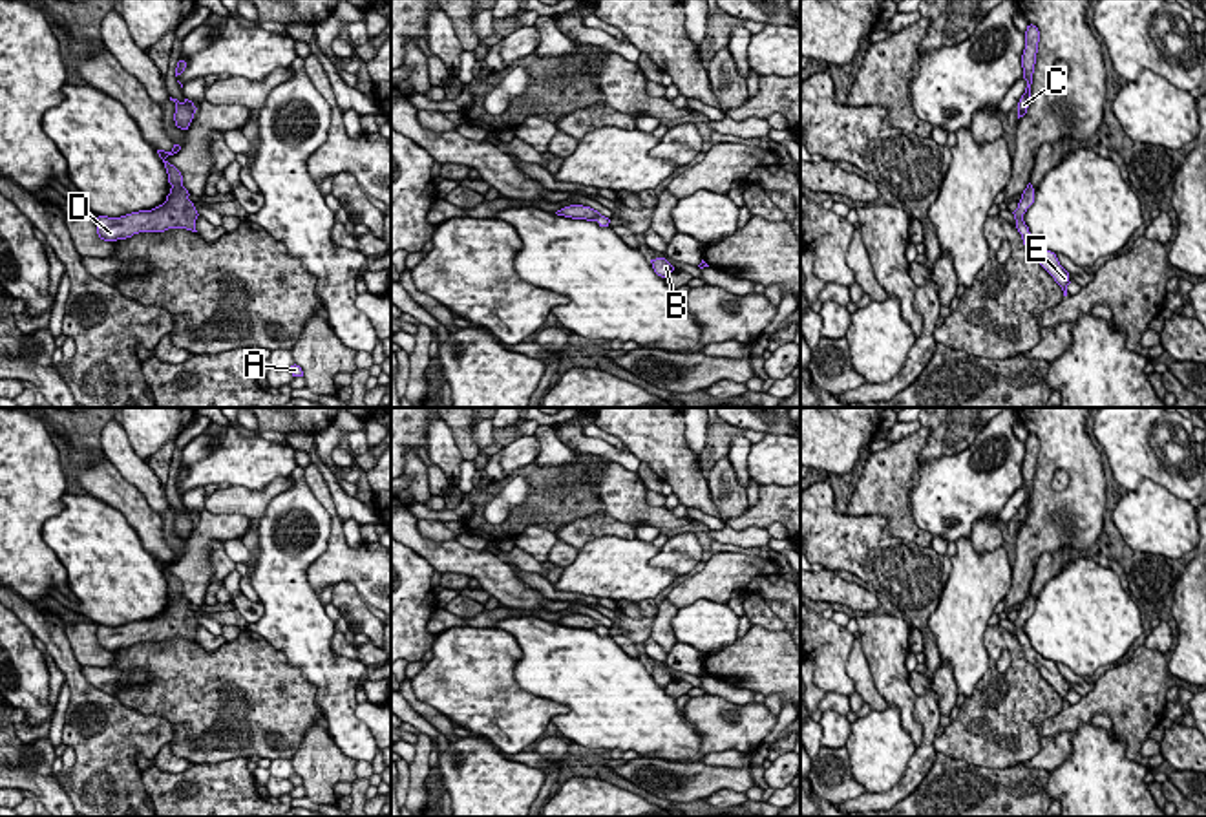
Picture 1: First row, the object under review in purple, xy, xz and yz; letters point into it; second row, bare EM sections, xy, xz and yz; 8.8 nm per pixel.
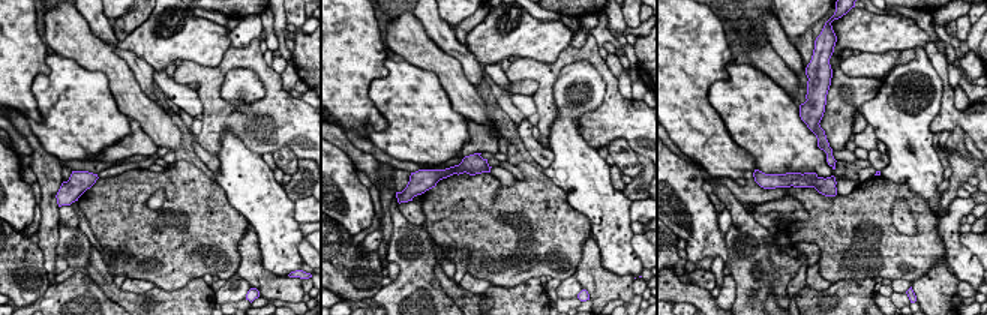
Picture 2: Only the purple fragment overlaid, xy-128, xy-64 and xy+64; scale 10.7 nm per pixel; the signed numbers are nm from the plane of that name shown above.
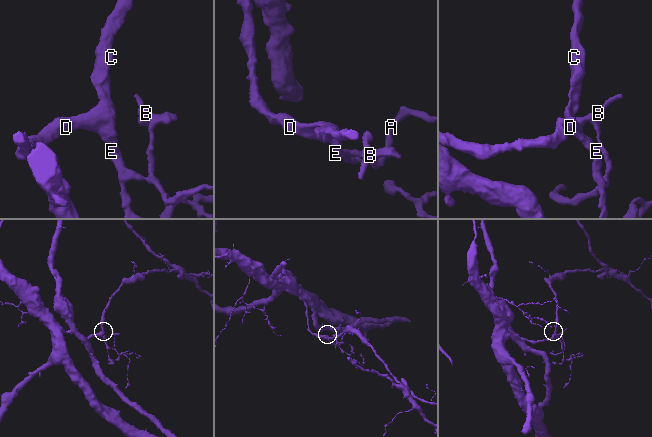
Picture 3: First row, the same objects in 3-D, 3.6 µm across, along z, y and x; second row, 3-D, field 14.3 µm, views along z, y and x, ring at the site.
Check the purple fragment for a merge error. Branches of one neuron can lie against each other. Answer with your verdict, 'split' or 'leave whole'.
split

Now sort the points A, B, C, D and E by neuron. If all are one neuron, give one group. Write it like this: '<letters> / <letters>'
A B D E / C

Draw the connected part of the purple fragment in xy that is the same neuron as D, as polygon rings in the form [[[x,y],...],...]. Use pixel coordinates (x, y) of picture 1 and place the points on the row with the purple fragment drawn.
[[[172,185],[166,201],[152,210],[139,210],[121,218],[97,218],[97,234],[104,241],[132,238],[139,232],[164,232],[168,228],[196,230],[197,212],[192,208],[188,192]]]

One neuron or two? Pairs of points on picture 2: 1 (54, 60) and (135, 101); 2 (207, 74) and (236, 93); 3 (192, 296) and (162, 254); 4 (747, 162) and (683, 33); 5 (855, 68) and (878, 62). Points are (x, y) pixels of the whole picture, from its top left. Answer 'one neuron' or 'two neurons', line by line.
1: two neurons
2: two neurons
3: two neurons
4: one neuron
5: one neuron

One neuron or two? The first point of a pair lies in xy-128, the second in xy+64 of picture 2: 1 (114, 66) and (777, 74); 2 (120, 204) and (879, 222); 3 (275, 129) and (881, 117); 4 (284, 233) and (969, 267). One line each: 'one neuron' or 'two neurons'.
1: one neuron
2: one neuron
3: two neurons
4: one neuron

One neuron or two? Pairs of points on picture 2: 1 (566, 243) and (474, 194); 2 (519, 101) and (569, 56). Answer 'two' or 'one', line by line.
1: one
2: two

